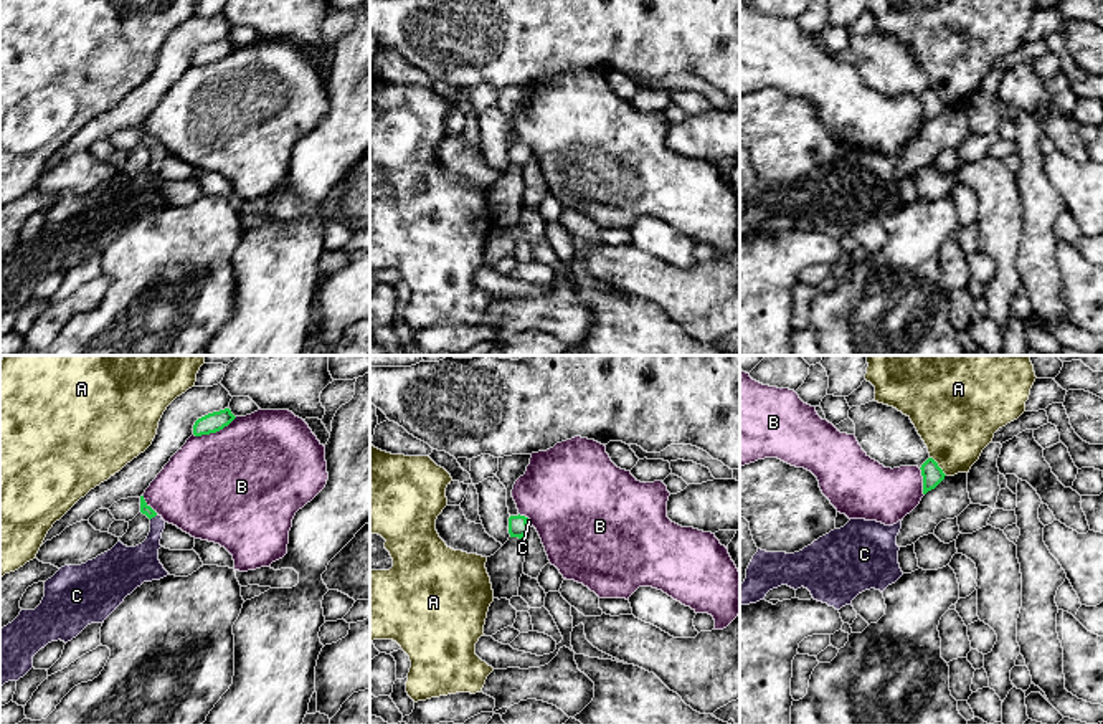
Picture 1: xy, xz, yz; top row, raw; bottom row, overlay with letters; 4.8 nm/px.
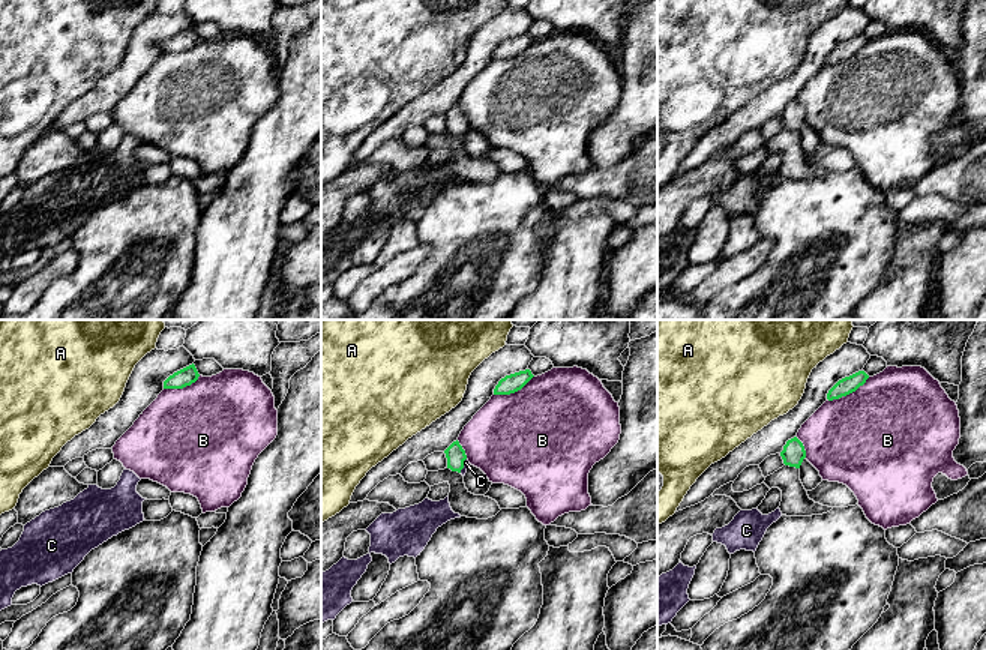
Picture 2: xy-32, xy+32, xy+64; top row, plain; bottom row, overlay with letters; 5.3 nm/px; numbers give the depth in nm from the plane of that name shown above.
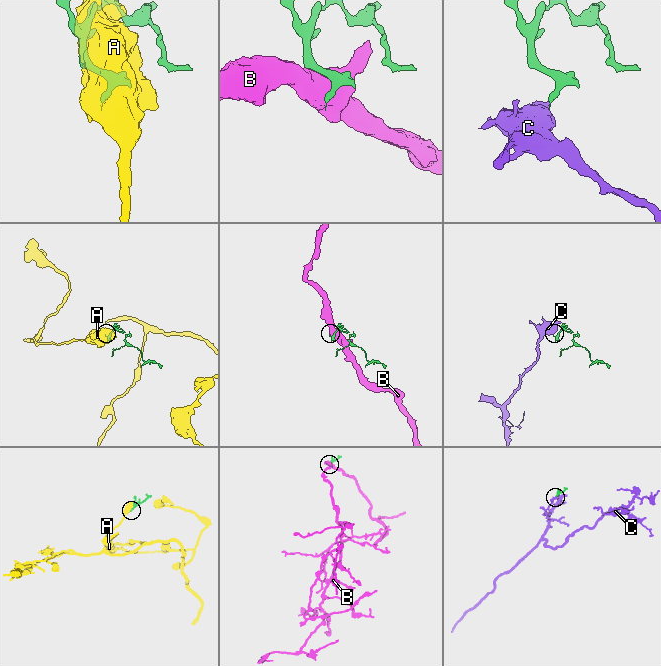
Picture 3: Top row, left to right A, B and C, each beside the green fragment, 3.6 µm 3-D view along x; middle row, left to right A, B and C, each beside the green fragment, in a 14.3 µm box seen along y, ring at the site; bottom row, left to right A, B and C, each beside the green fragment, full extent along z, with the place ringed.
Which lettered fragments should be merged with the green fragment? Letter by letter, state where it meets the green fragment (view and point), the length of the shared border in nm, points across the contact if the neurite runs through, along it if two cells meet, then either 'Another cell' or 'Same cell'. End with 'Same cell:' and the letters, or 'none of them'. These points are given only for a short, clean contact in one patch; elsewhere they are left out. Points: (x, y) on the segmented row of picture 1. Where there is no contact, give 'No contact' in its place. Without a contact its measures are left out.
A: Touches green at yz (938, 466). Shared border 130 nm. Another cell
B: Touches green at xy (215, 432). Shared border 240 nm. Another cell
C: Touches green at xy (154, 516). Shared border 50 nm. Path across: xy (146, 509), (154, 516), (154, 539), (139, 564). Same cell
Same cell: C

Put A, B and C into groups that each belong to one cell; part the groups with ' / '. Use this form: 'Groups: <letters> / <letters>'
Groups: A / B / C

